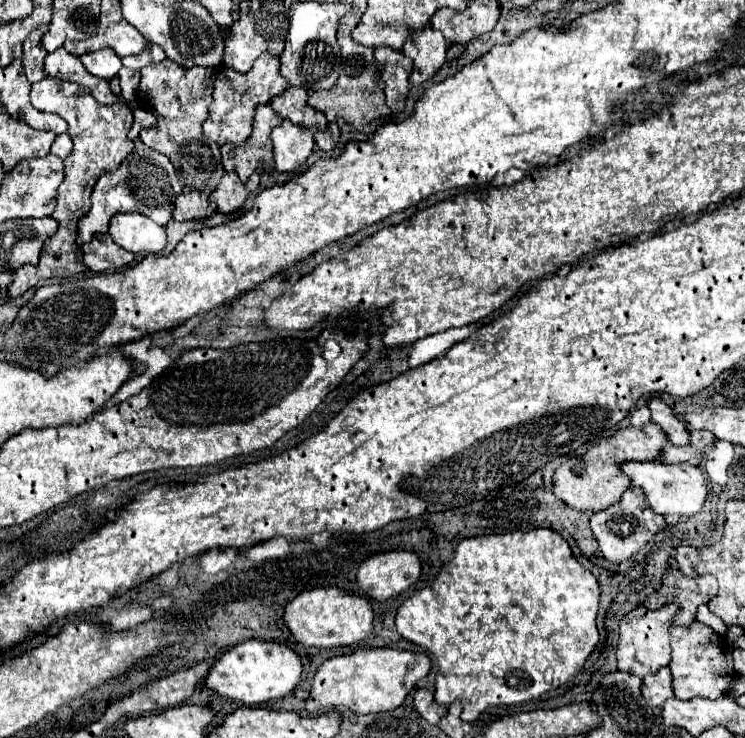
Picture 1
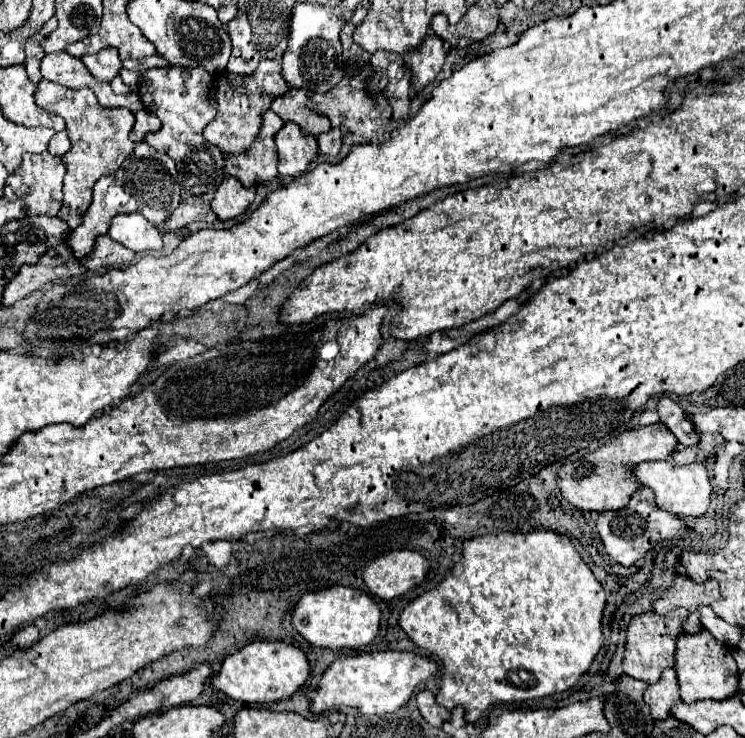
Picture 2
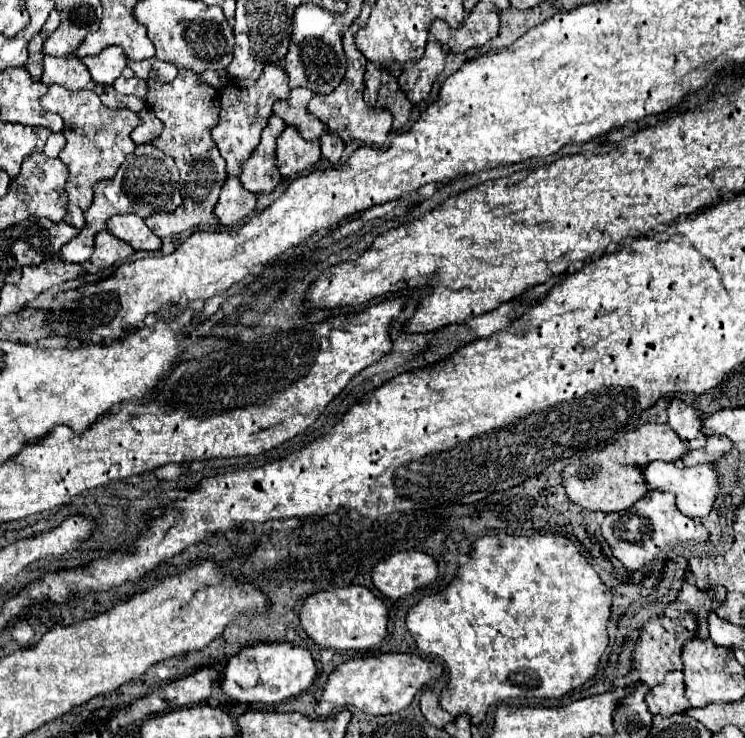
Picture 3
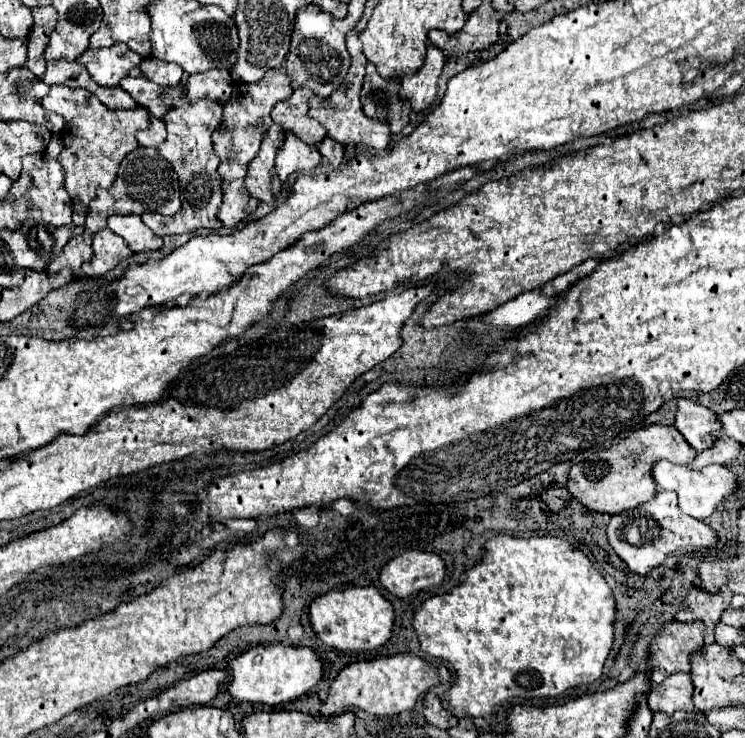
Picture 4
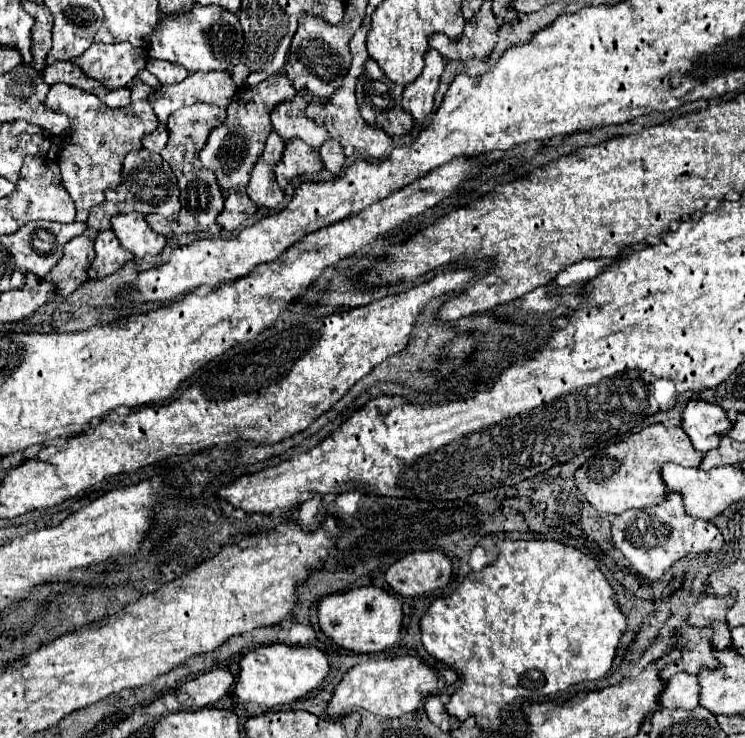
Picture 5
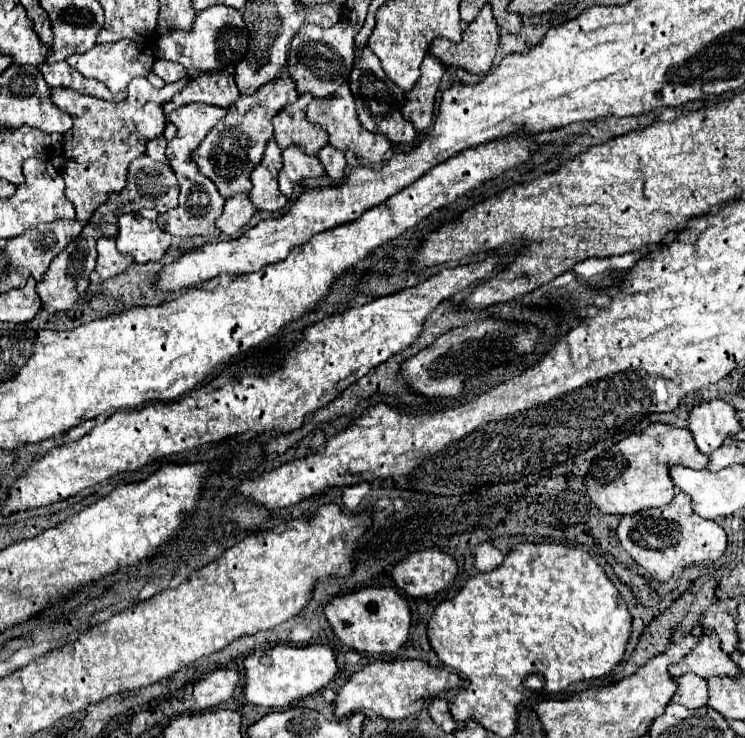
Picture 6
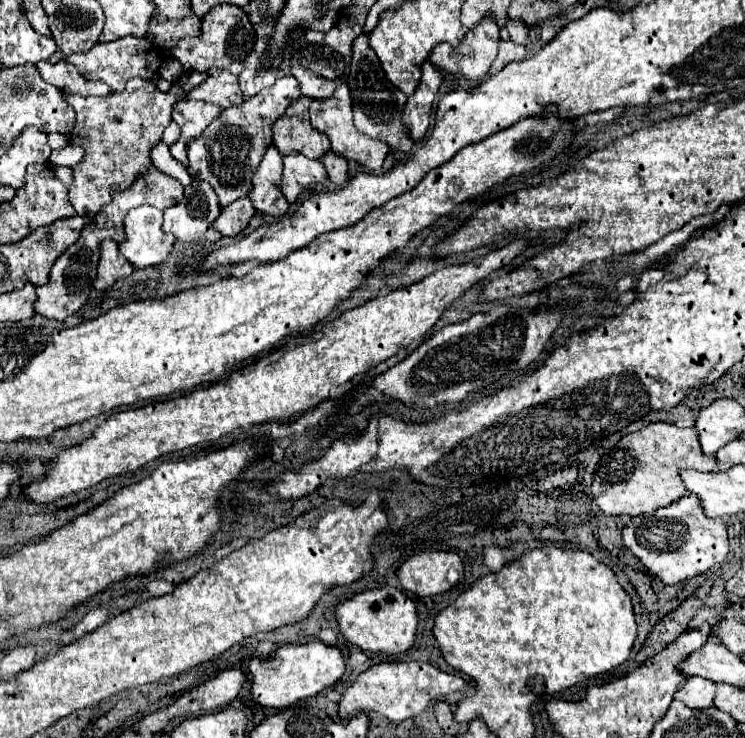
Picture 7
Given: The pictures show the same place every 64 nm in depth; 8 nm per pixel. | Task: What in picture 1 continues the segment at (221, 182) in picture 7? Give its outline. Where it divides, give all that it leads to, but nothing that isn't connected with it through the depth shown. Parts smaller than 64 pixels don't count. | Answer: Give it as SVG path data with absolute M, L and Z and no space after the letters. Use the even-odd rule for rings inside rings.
M268 52L262 54L256 60L256 64L252 66L252 70L248 70L246 74L240 74L228 66L222 66L218 76L216 76L210 114L208 114L208 120L204 122L204 134L210 140L214 140L216 144L224 144L224 142L240 144L240 142L244 142L252 134L256 106L268 104L274 94L280 94L288 86L288 82L280 76L278 66L280 66L278 56L268 54Z

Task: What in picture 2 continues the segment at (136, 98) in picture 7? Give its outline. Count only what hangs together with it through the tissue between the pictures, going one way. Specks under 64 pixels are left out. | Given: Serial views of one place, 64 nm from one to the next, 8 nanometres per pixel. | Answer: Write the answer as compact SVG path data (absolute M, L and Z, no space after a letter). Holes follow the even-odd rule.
M40 80L36 84L36 106L54 112L66 120L66 132L70 136L72 148L62 156L66 164L64 176L64 198L58 218L74 230L80 224L80 216L86 212L92 200L92 186L104 174L114 174L122 162L132 154L134 142L128 138L134 126L134 114L128 108L106 108L100 106L96 96L88 88L64 88L52 84L50 80Z

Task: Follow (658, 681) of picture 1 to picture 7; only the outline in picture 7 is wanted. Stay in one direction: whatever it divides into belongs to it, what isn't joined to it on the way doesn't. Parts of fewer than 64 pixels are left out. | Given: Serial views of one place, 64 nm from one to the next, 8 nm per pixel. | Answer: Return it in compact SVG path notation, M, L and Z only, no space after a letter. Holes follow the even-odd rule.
M686 676L684 686L676 692L674 700L682 700L688 708L710 708L716 694L716 684L700 676Z

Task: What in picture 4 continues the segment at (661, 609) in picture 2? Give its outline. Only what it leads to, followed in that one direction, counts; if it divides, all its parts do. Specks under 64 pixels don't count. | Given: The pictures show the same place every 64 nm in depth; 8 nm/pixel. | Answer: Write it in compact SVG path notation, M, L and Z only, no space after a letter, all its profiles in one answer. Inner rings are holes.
M692 588L684 600L684 606L676 612L676 620L680 622L692 622L702 620L706 626L704 640L706 644L714 642L714 622L720 620L720 614L724 612L726 602L720 594L708 594L700 588Z

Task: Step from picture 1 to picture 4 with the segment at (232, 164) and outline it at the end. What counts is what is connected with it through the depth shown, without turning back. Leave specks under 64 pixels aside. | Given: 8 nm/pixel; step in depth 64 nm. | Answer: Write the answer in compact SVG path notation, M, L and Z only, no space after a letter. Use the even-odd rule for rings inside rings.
M272 122L268 132L264 134L260 152L248 164L248 174L244 178L244 186L250 192L250 196L256 200L274 202L280 196L282 182L276 176L274 160L276 160L276 152L280 148L282 140L284 140L284 128L280 128L280 124L276 124L276 122Z

